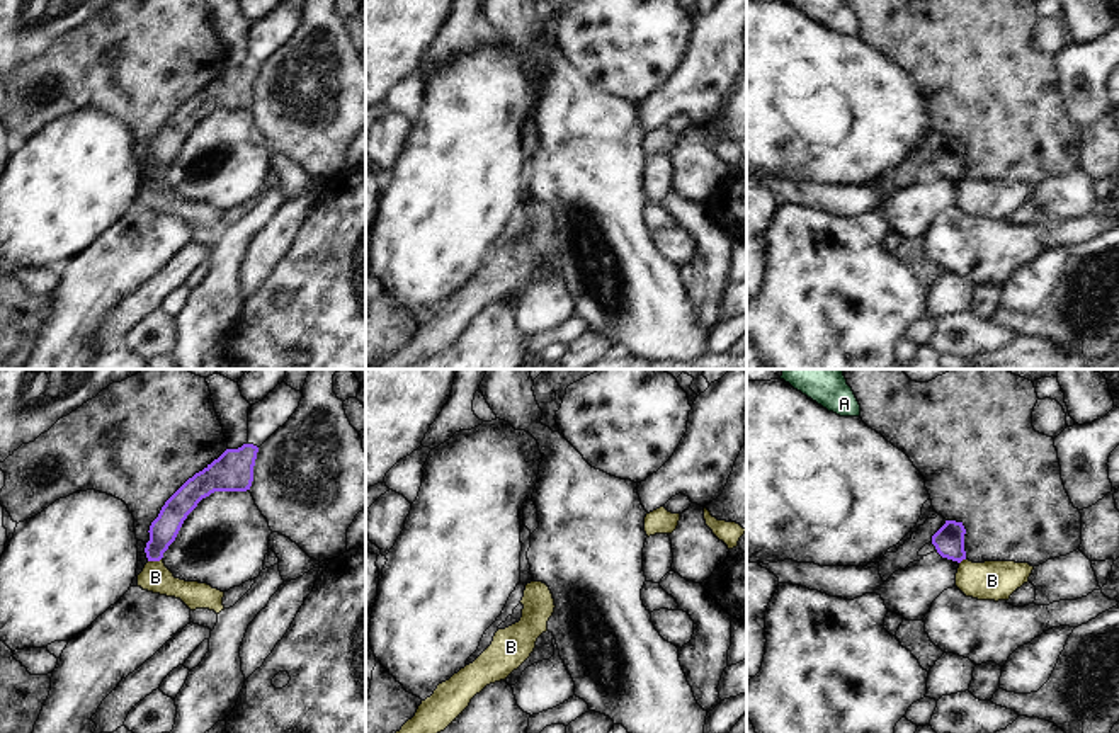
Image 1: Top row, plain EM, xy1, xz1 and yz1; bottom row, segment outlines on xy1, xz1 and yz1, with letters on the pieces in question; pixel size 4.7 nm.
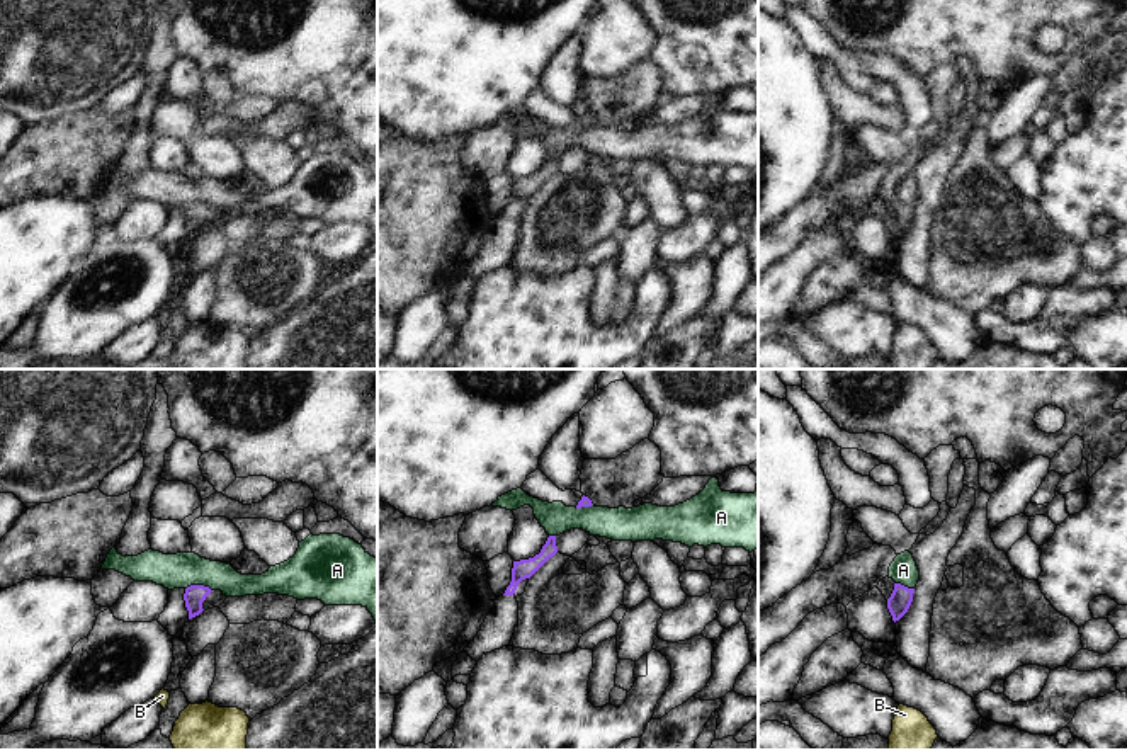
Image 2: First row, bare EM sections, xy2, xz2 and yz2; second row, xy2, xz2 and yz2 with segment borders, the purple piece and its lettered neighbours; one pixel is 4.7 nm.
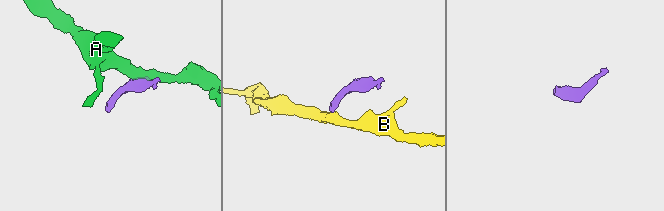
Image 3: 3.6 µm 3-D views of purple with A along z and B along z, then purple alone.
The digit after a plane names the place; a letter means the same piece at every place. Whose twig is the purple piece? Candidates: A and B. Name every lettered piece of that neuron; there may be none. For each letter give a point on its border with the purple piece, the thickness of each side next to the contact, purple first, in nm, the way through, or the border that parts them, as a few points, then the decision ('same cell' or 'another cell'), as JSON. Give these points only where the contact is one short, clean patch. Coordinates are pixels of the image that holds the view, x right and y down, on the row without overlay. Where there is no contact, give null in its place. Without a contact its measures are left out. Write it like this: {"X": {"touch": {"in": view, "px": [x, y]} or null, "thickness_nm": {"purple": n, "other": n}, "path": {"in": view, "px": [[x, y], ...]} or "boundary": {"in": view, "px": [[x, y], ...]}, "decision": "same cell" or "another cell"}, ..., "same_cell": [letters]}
{"A": {"touch": {"in": "xy2", "px": [199, 204]}, "thickness_nm": {"purple": 100, "other": 170}, "boundary": {"in": "xy2", "px": [[186, 206], [206, 204], [211, 210]]}, "decision": "another cell"}, "B": {"touch": {"in": "xy1", "px": [153, 179]}, "thickness_nm": {"purple": 140, "other": 140}, "boundary": {"in": "xy1", "px": [[160, 177], [148, 181]]}, "decision": "another cell"}, "same_cell": []}

